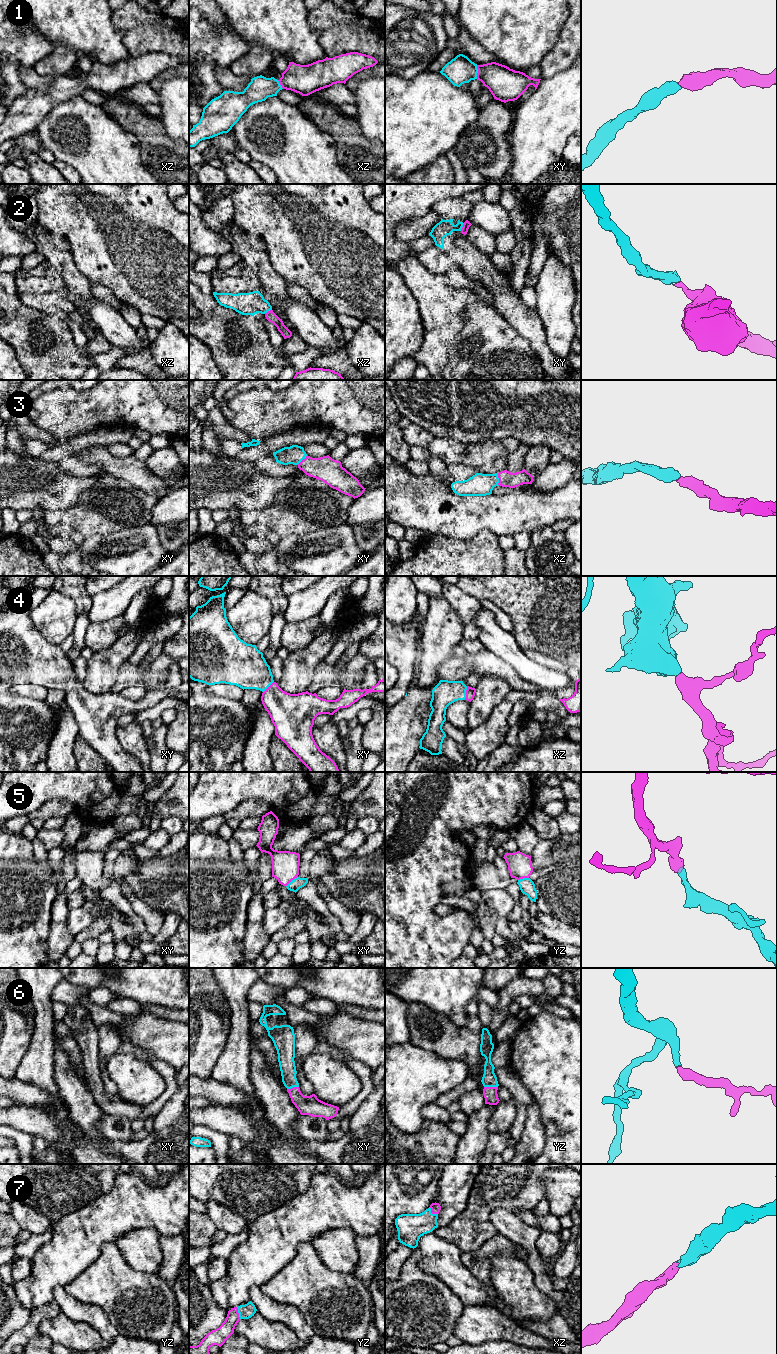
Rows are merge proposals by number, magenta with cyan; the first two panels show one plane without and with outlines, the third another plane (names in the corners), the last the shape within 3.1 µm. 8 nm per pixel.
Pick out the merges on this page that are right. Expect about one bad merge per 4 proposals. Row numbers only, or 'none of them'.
1, 3, 4, 5, 6, 7

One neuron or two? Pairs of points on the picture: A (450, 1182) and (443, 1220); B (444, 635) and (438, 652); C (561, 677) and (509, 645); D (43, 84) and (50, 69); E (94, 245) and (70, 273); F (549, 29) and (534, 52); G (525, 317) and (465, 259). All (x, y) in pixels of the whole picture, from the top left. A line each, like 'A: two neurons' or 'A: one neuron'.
A: one neuron
B: one neuron
C: one neuron
D: two neurons
E: two neurons
F: one neuron
G: one neuron

